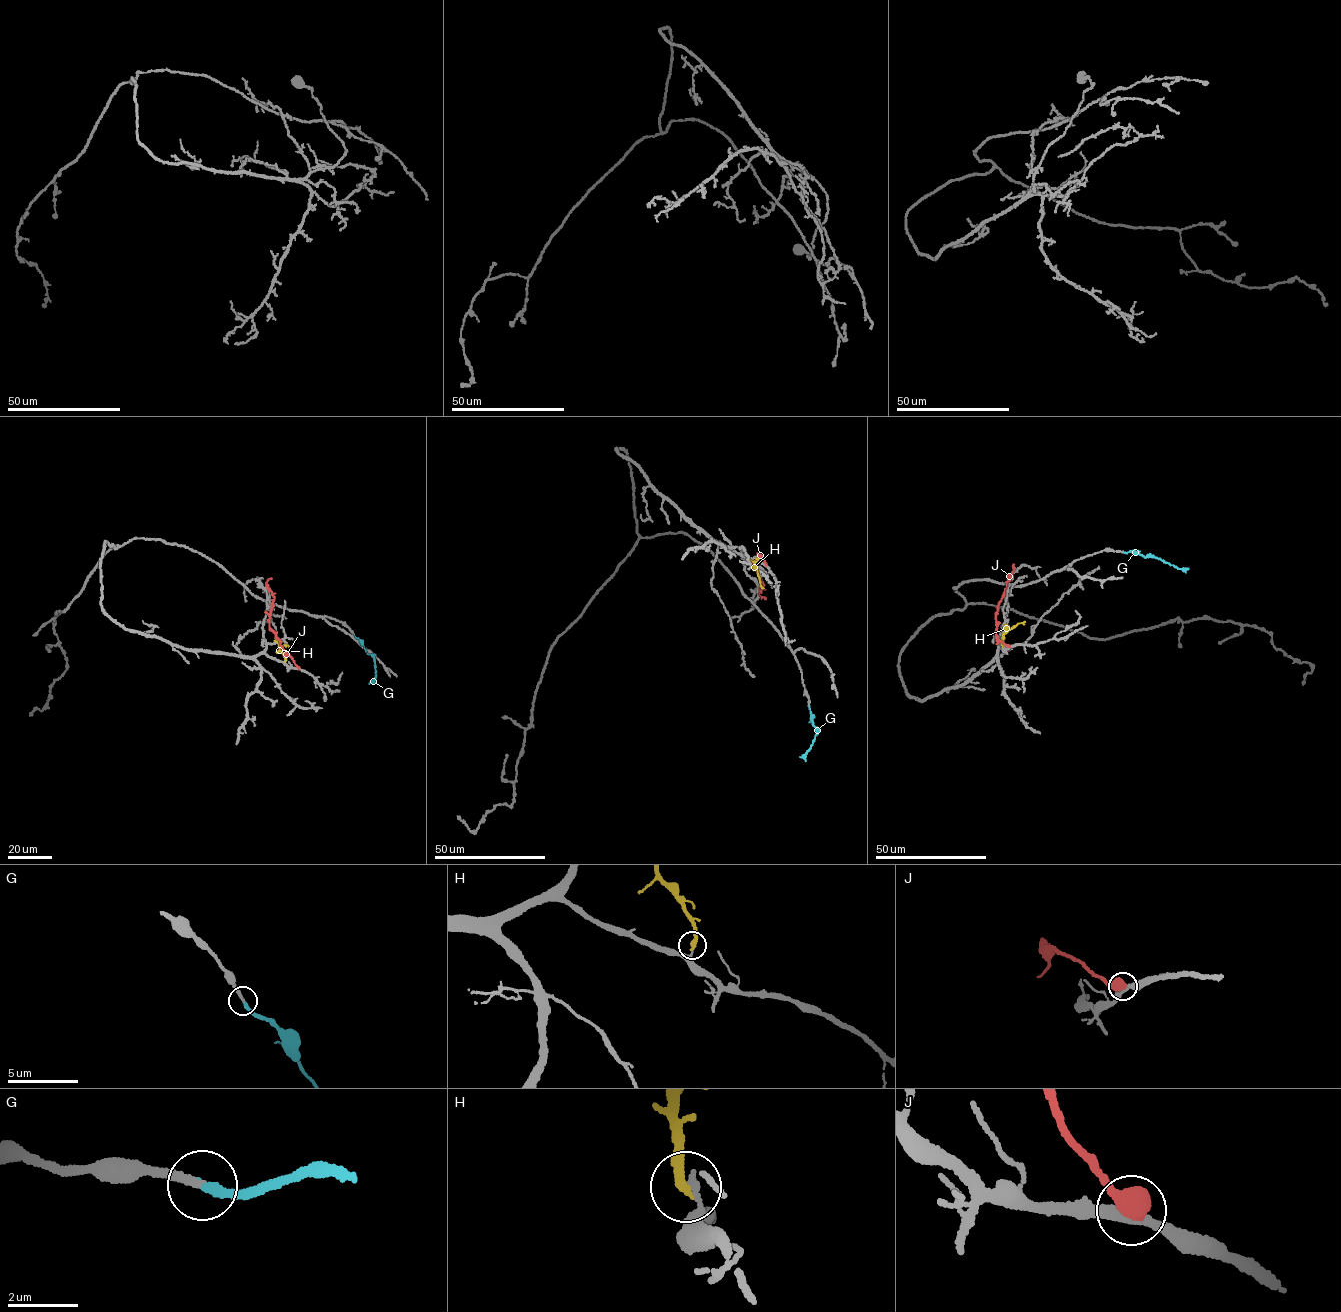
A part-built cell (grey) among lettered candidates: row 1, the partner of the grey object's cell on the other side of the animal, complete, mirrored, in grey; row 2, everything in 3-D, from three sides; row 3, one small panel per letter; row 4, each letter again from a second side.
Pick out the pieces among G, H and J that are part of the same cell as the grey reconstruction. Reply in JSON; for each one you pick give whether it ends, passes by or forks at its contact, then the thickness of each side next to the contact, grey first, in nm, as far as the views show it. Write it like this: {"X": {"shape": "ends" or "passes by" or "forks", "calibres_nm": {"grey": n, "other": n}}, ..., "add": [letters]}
{"G": {"shape": "ends", "calibres_nm": {"grey": 240, "other": 240}}, "add": ["G"]}

